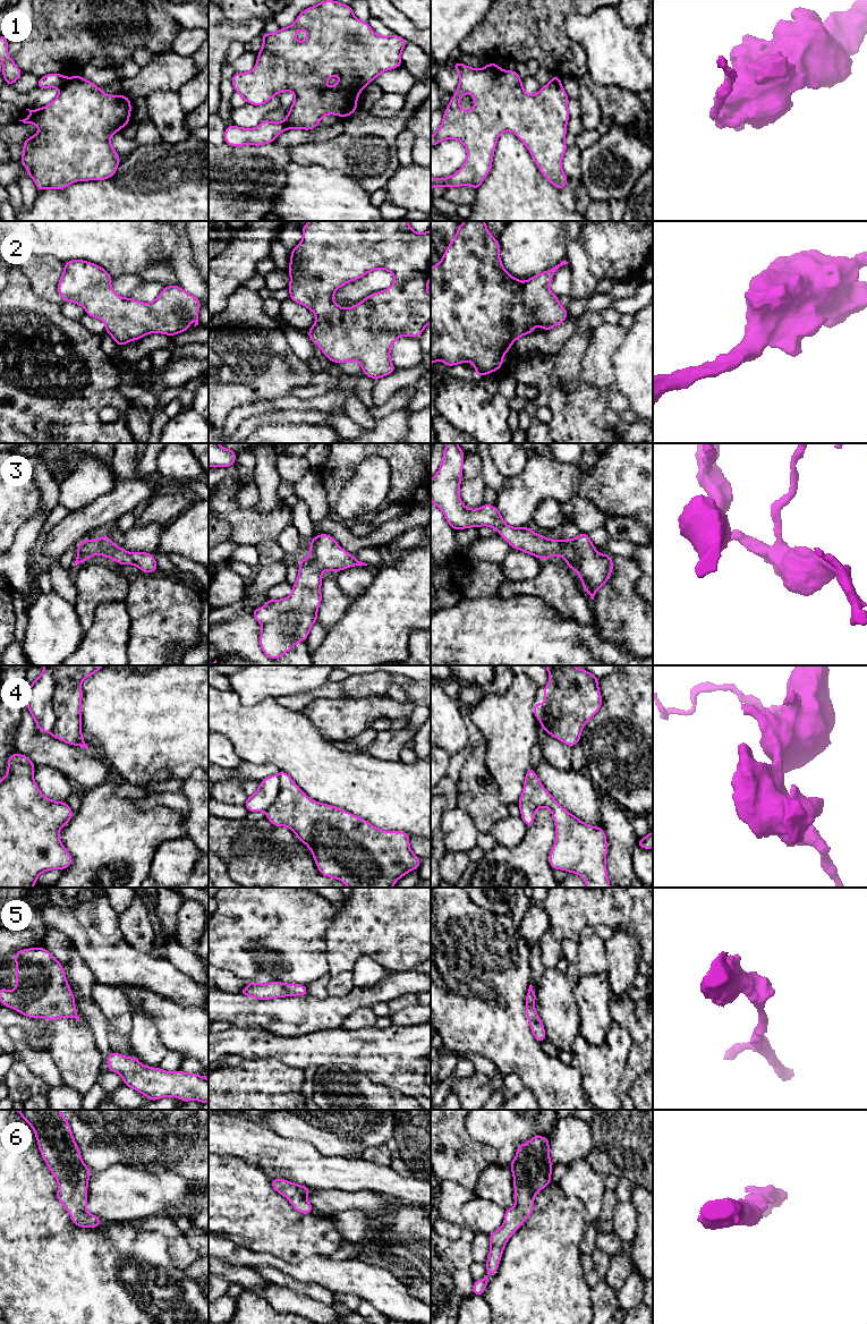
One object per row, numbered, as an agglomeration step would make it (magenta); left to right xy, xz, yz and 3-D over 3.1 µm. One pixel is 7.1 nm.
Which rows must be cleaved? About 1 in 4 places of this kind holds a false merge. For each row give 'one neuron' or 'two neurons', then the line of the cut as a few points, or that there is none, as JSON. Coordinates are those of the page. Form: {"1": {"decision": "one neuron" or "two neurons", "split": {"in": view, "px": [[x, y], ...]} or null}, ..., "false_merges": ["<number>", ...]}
{"1": {"decision": "two neurons", "split": {"in": "xy", "px": [[68, 78], [60, 88]]}}, "2": {"decision": "one neuron", "split": null}, "3": {"decision": "one neuron", "split": null}, "4": {"decision": "two neurons", "split": {"in": "xy", "px": [[44, 665], [51, 670], [53, 679], [56, 723], [49, 731]]}}, "5": {"decision": "one neuron", "split": null}, "6": {"decision": "one neuron", "split": null}, "false_merges": ["1", "4"]}

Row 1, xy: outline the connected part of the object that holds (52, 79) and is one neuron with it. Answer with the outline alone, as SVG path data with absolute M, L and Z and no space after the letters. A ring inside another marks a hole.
M51 73L41 77L36 84L37 88L57 87L61 88L67 82L67 77L61 74Z

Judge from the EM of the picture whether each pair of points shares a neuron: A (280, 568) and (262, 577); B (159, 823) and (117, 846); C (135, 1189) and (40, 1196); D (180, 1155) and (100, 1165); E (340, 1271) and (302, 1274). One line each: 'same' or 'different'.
A: same
B: same
C: different
D: same
E: same

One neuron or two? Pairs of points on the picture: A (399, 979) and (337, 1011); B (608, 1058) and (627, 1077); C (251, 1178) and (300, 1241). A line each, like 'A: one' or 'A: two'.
A: one
B: two
C: one

